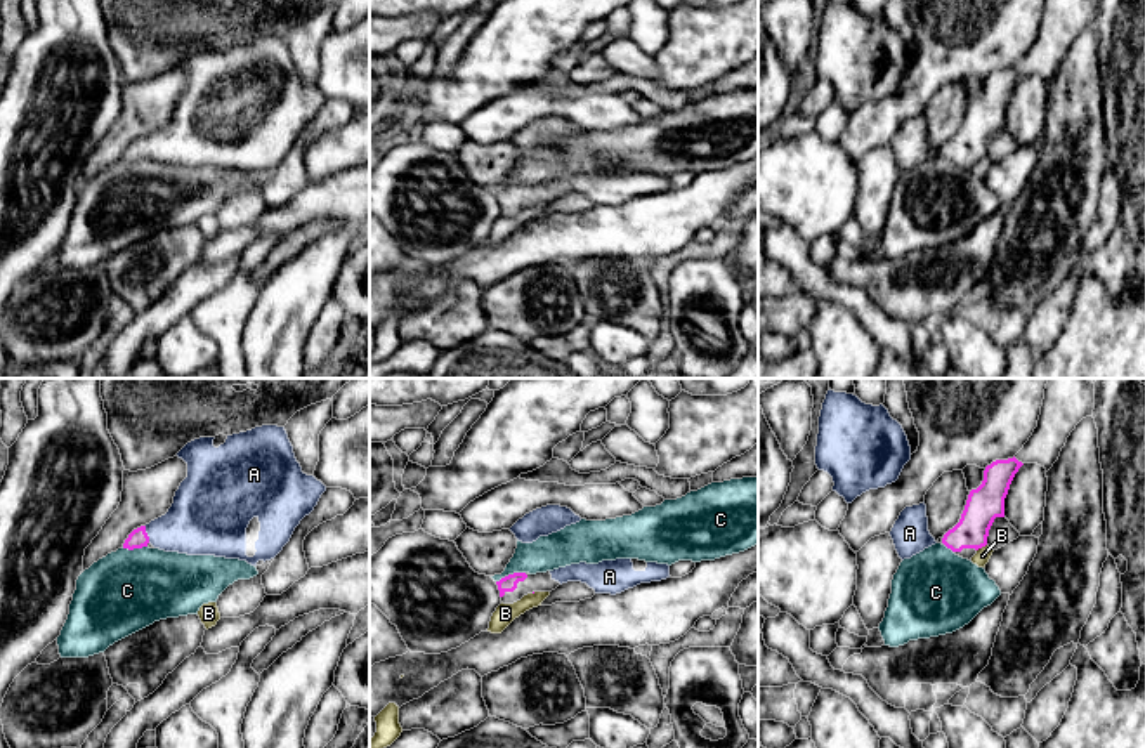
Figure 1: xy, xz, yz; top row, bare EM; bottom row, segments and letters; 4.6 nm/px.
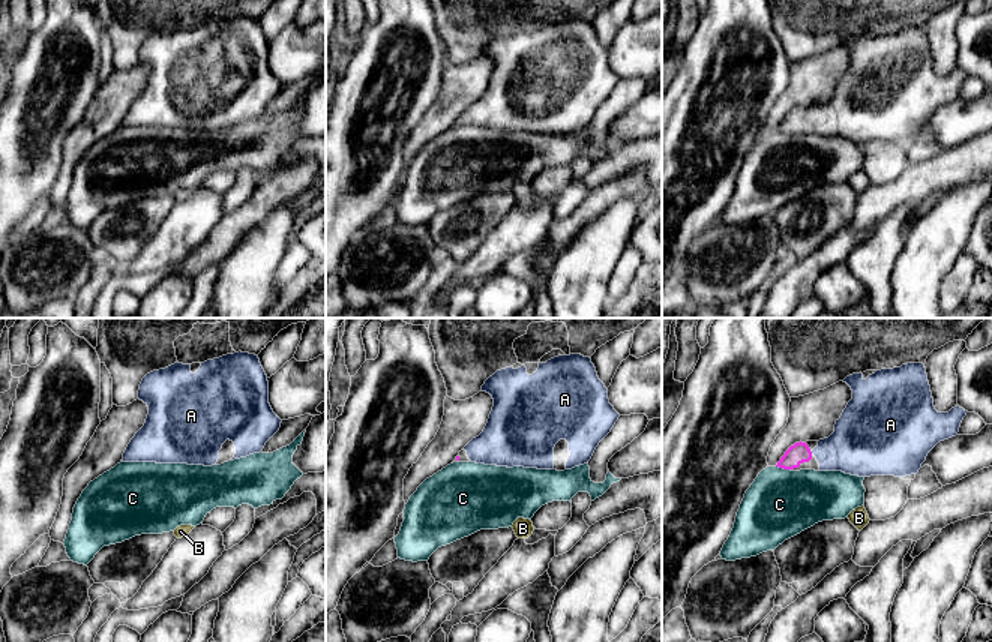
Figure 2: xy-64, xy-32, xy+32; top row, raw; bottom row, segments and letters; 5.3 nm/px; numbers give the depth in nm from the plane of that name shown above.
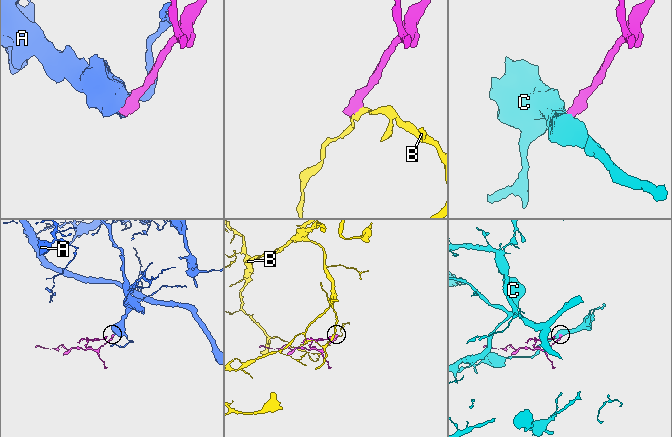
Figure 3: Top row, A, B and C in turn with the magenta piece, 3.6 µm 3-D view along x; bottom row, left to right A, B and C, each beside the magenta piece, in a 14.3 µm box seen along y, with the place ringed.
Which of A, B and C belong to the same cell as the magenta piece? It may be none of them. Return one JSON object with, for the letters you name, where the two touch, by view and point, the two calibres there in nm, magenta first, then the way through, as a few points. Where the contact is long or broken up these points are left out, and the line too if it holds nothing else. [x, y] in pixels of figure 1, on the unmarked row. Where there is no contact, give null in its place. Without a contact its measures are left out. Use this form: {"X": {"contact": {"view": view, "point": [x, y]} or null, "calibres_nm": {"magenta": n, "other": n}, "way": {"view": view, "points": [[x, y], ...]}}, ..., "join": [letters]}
{"A": {"contact": {"view": "xy", "point": [146, 146]}, "calibres_nm": {"magenta": 90, "other": 300}, "way": {"view": "xy", "points": [[137, 150], [146, 146], [172, 144], [198, 134]]}}, "join": ["A"]}

